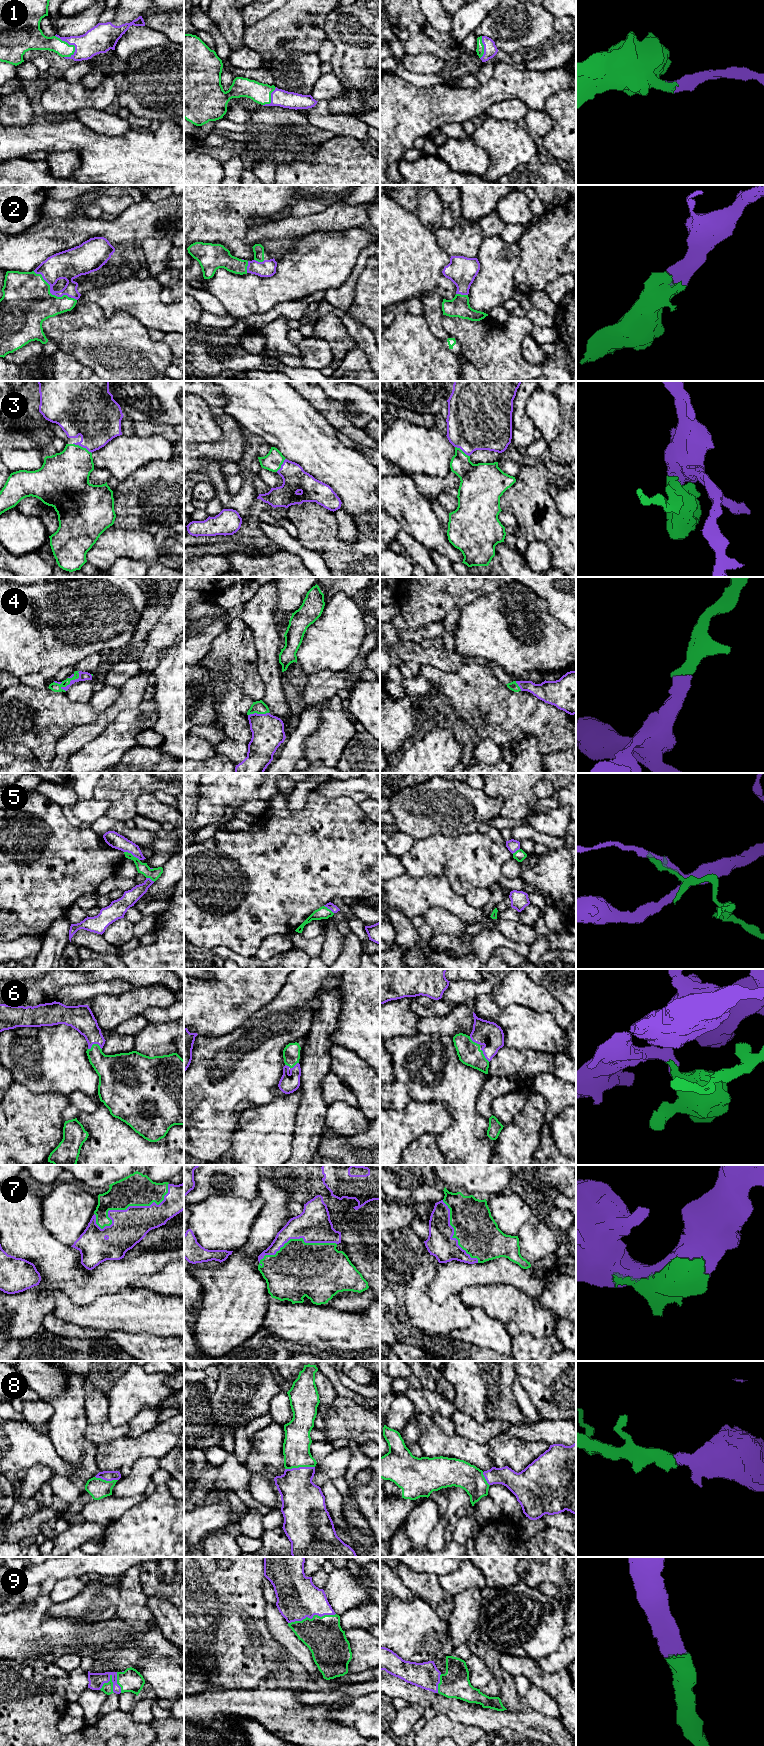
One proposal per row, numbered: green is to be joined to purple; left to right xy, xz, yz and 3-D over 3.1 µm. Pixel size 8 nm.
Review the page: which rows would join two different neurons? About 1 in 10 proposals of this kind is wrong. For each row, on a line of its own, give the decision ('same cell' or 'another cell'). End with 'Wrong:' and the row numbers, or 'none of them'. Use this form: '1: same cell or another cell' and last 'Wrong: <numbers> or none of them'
1: same cell
2: same cell
3: same cell
4: same cell
5: another cell
6: same cell
7: same cell
8: same cell
9: same cell
Wrong: 5

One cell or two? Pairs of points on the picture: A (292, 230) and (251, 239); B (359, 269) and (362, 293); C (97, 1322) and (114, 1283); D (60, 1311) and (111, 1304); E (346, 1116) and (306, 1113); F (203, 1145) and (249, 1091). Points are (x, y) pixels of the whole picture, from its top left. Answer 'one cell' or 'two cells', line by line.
A: one cell
B: two cells
C: two cells
D: one cell
E: two cells
F: one cell

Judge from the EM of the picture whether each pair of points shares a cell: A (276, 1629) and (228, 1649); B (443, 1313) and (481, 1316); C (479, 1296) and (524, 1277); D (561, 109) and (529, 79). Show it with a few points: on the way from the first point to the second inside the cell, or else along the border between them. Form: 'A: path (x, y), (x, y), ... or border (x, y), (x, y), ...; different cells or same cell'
A: border (264, 1608), (266, 1628), (285, 1648); different cells
B: border (469, 1308), (471, 1323), (464, 1328), (452, 1329); different cells
C: border (484, 1285), (509, 1284), (522, 1289), (528, 1295); different cells
D: border (565, 89), (552, 94), (547, 99), (543, 109); different cells

